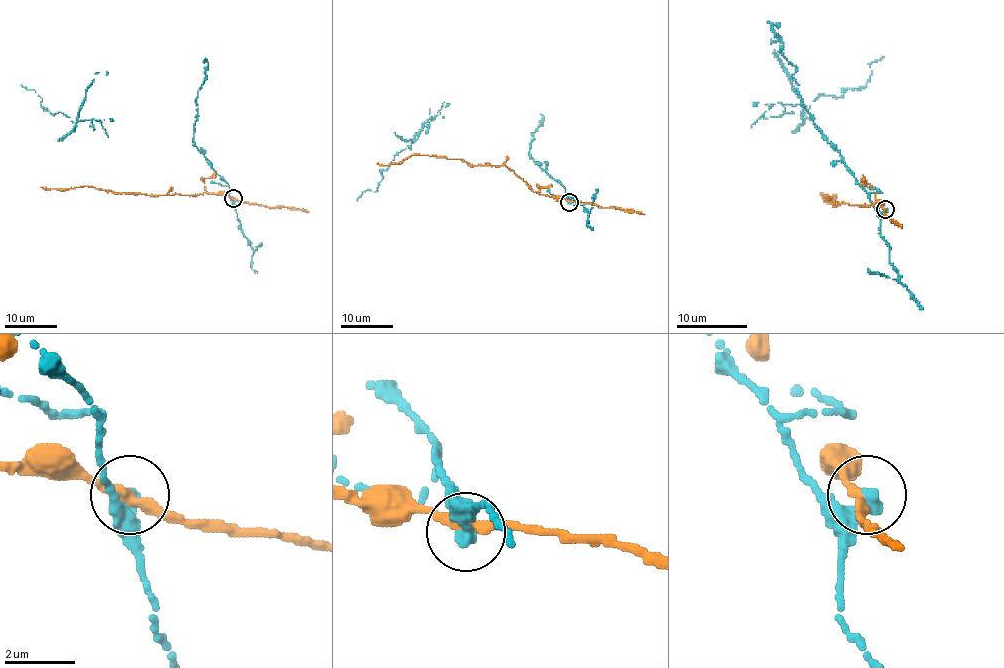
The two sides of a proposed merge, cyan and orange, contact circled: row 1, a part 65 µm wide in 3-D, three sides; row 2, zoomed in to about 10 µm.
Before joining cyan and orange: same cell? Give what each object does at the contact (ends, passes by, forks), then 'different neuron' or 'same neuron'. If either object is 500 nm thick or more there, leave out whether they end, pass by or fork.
cyan ends | orange passes by | different neuron

